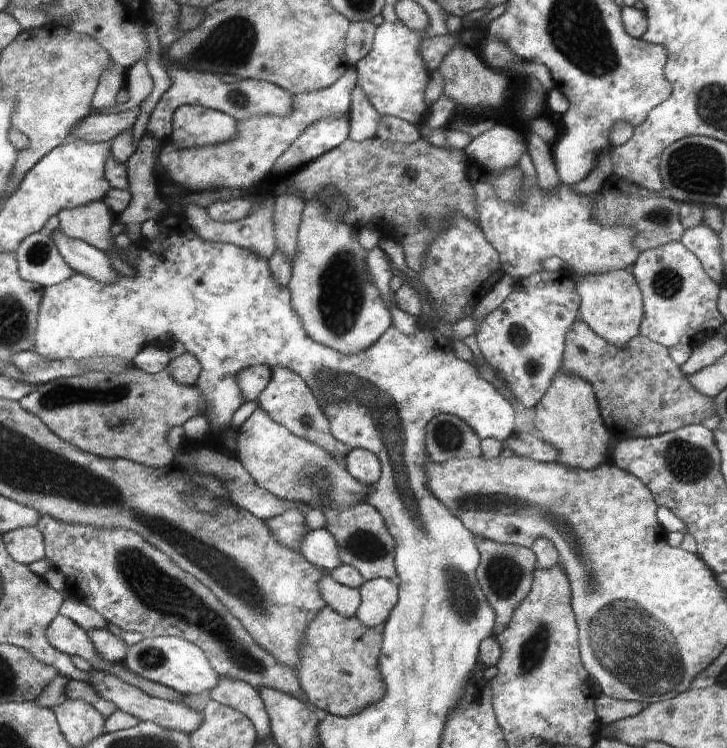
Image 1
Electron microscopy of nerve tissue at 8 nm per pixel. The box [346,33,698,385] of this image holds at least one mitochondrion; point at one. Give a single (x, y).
(666, 283)

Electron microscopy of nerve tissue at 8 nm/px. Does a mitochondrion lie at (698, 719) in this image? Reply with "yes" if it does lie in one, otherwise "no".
no

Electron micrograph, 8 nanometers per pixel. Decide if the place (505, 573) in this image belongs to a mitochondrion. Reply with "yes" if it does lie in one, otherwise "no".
yes

